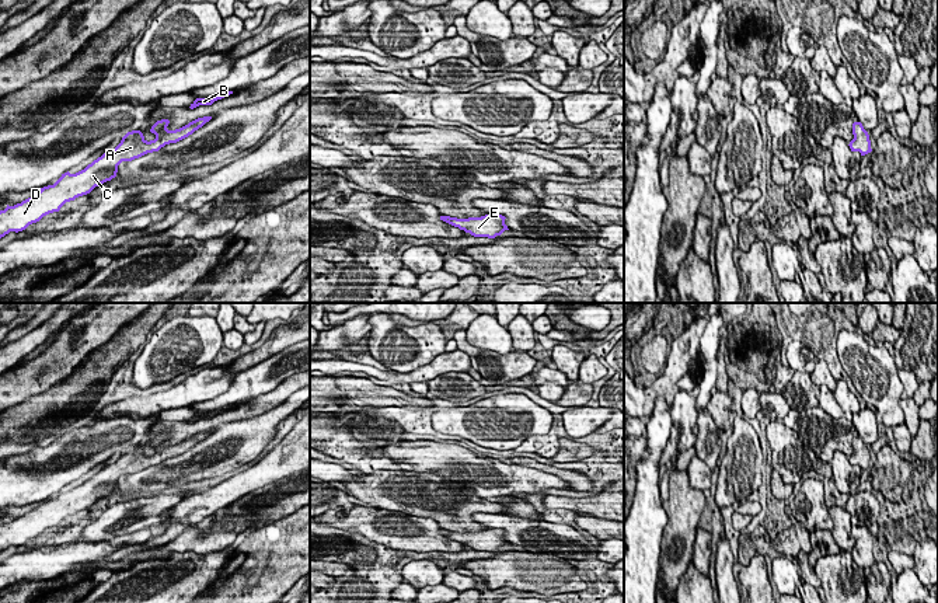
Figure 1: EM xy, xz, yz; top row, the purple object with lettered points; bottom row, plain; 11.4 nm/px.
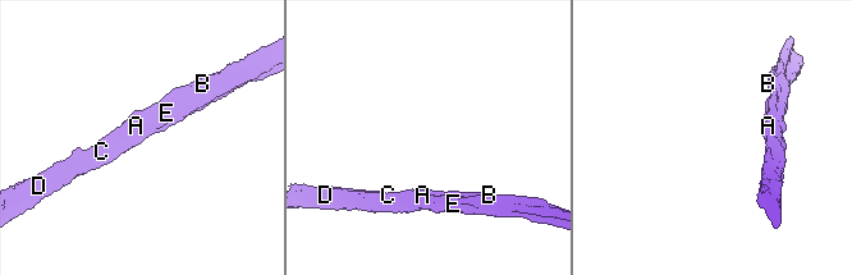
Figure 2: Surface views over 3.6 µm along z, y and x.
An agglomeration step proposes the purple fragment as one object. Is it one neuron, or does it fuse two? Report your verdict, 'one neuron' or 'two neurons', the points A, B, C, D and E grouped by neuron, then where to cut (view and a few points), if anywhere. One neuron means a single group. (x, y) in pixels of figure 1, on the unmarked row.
one neuron | A B C D E | no cut

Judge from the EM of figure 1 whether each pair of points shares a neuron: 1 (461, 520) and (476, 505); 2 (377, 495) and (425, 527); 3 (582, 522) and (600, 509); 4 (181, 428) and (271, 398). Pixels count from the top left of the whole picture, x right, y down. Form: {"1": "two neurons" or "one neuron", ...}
{"1": "one neuron", "2": "two neurons", "3": "two neurons", "4": "one neuron"}

